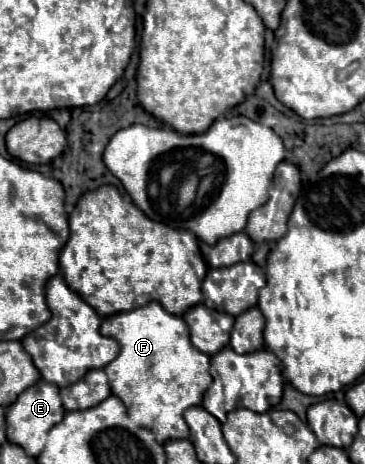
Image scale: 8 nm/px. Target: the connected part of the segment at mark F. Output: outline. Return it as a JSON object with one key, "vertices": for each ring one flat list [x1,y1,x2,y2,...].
{"vertices":[[149,302,141,308,129,310,129,312,119,312,115,316,107,316,101,322,99,332,103,336,115,338,121,344,119,356,105,366,105,372,109,376,111,392,123,400,129,412,129,420,141,428,147,428,155,434,159,444,165,444,167,440,181,440,189,438,189,426,183,418,183,412,189,406,197,406,203,400,203,394,209,384,211,384,211,374,209,374,210,357,203,352,199,352,189,338,189,328,181,316,173,316,163,310,159,302]]}

